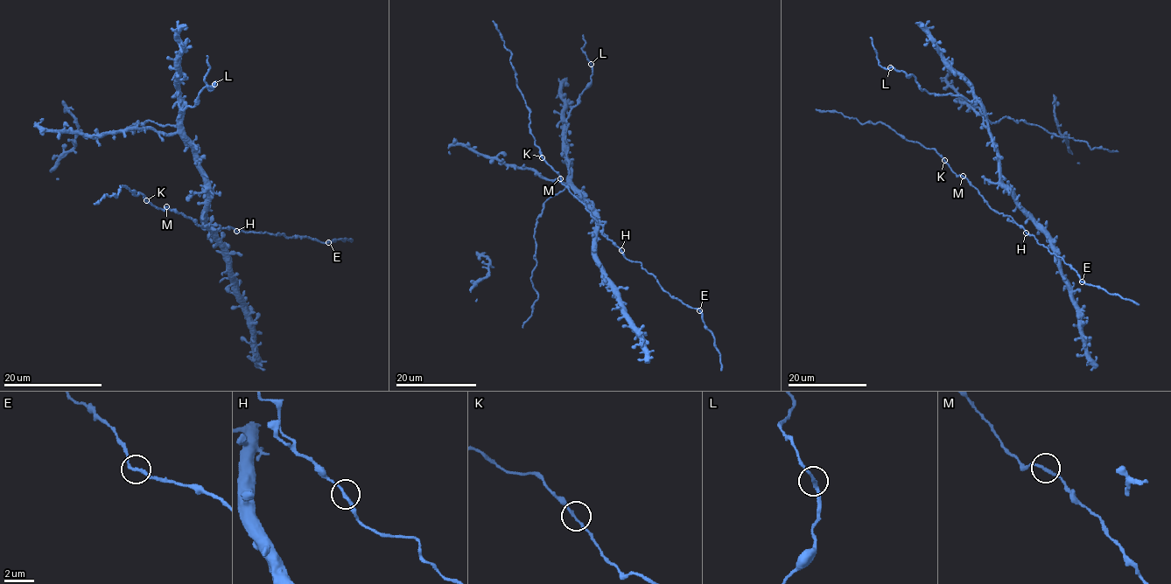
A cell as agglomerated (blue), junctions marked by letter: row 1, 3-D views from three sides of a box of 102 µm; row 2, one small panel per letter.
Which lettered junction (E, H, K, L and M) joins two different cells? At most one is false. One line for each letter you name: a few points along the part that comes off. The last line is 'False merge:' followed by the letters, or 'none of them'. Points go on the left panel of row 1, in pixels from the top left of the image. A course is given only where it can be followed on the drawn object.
False merge: none of them

